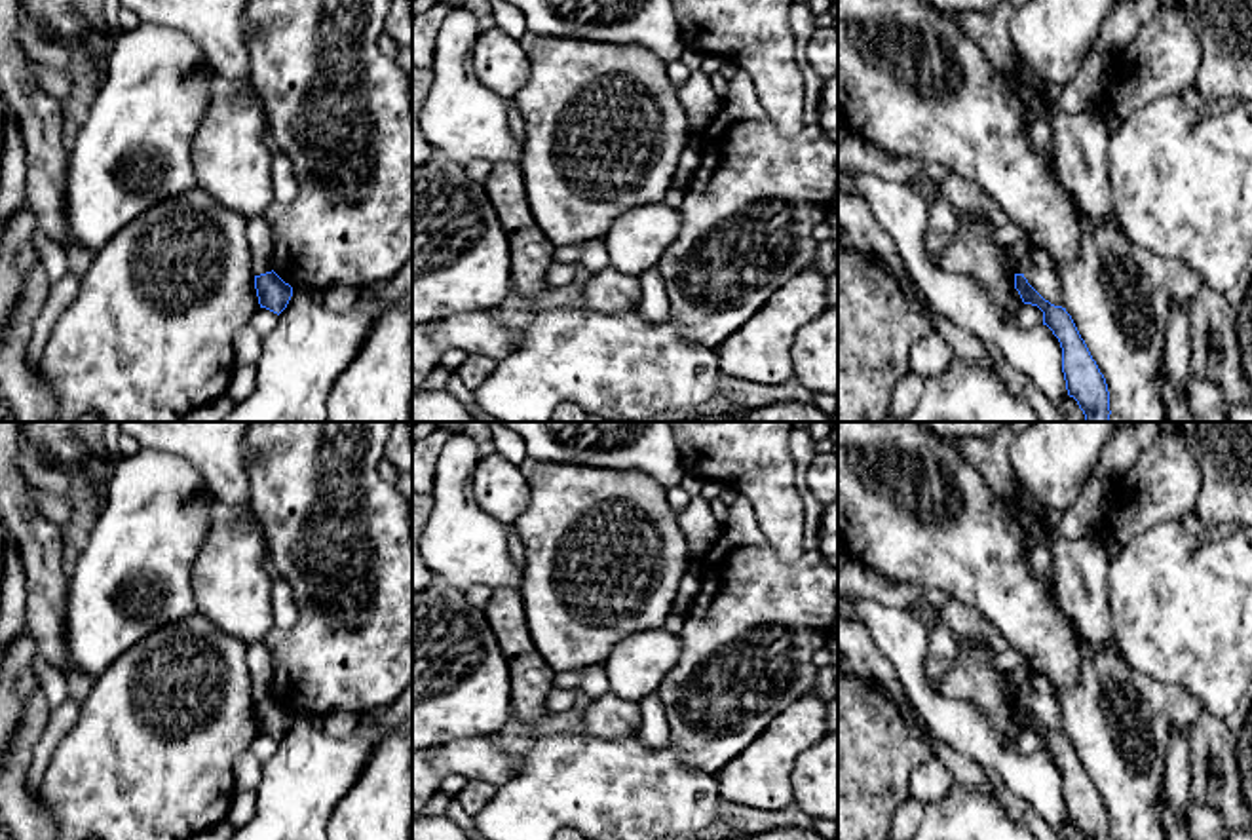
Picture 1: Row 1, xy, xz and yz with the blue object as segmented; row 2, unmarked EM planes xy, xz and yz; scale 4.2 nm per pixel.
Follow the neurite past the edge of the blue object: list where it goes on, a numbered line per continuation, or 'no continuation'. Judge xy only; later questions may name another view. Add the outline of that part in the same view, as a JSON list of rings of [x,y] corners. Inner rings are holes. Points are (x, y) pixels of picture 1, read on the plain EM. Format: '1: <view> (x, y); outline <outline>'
no continuation

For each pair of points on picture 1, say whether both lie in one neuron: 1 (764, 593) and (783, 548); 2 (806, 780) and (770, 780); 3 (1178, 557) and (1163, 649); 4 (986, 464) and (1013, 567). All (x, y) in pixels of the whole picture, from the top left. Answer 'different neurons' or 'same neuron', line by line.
1: different neurons
2: different neurons
3: same neuron
4: different neurons

